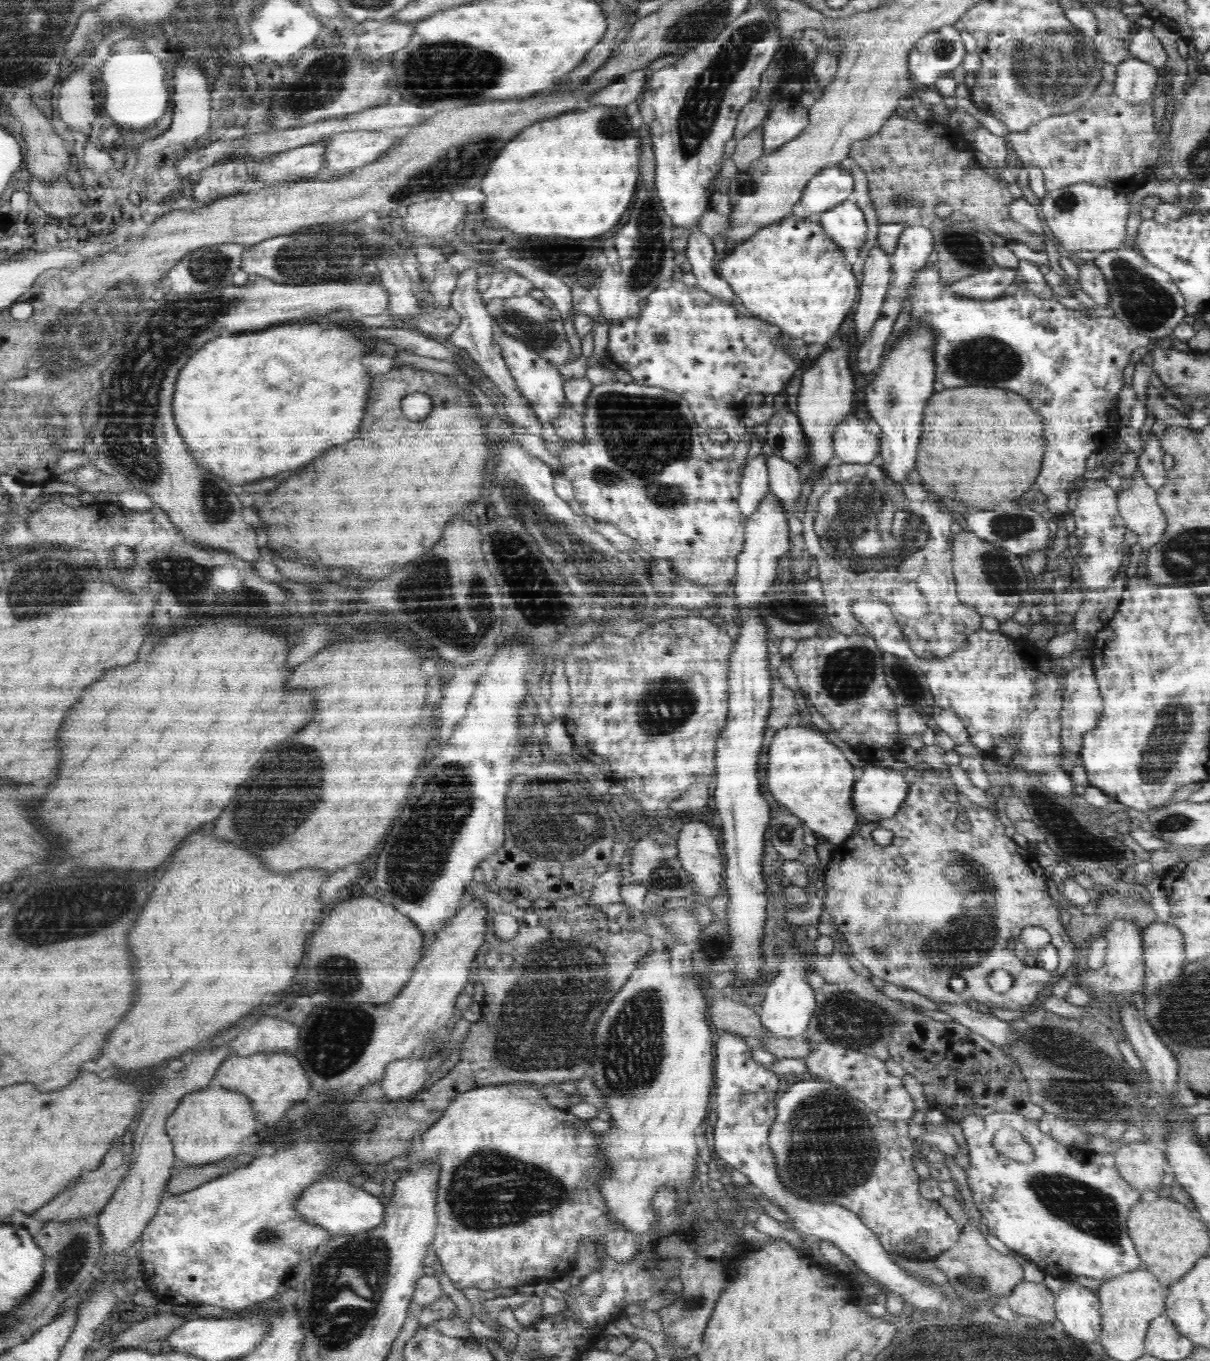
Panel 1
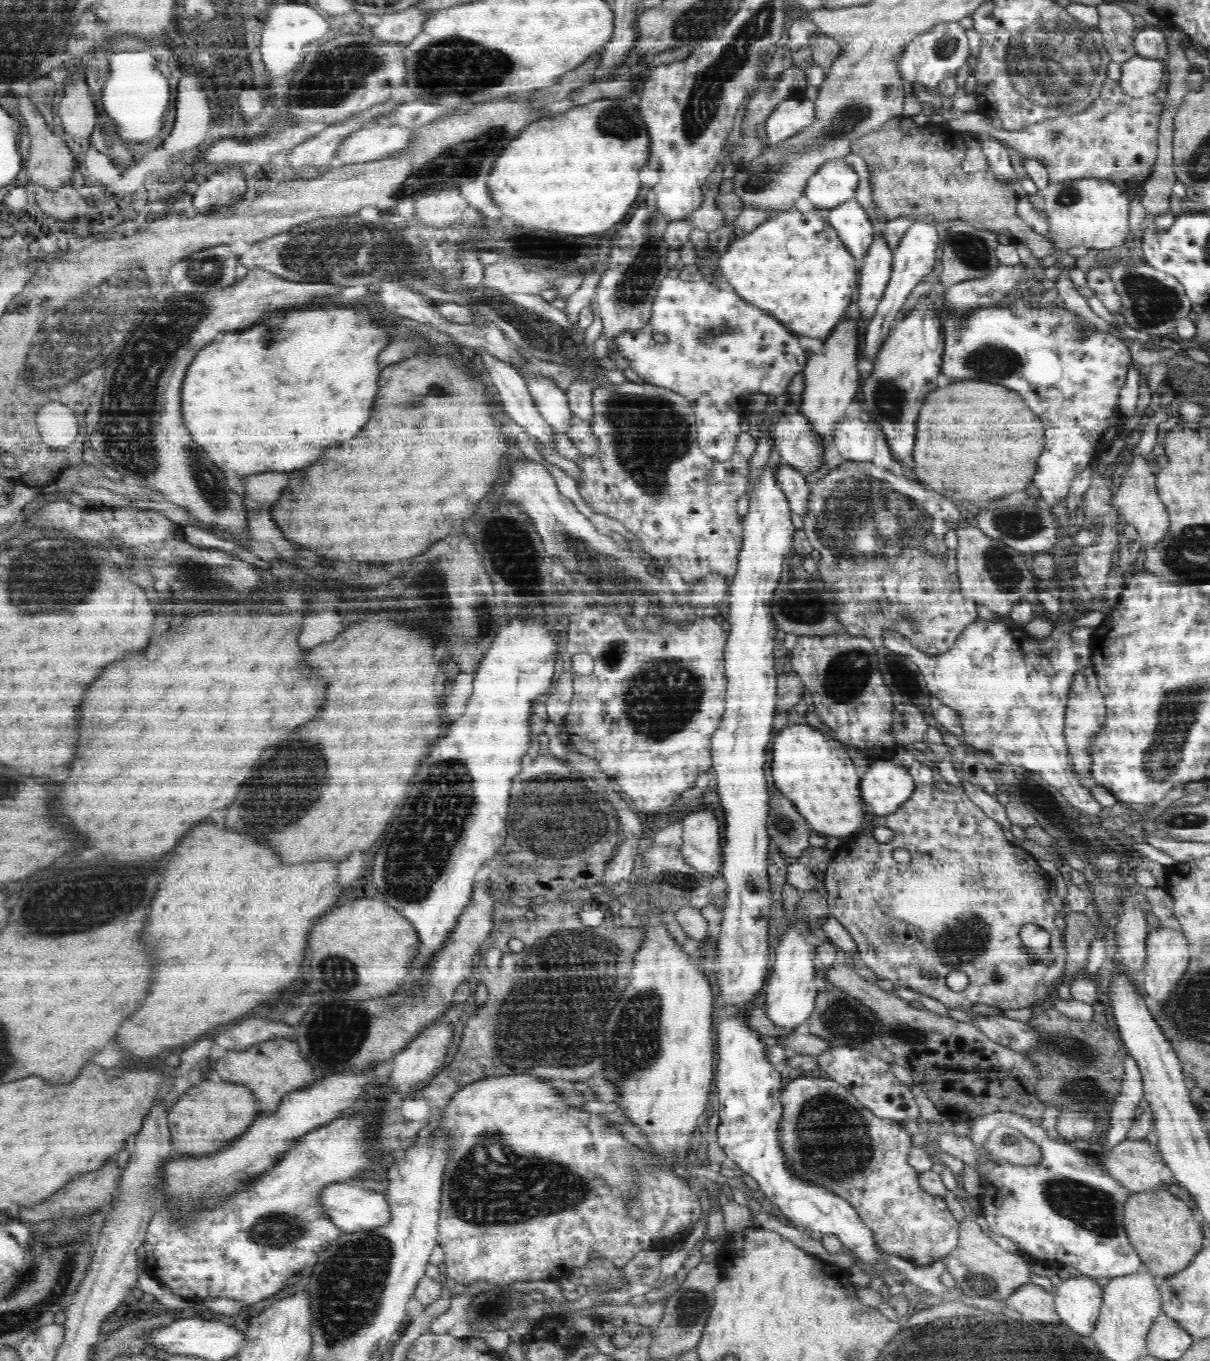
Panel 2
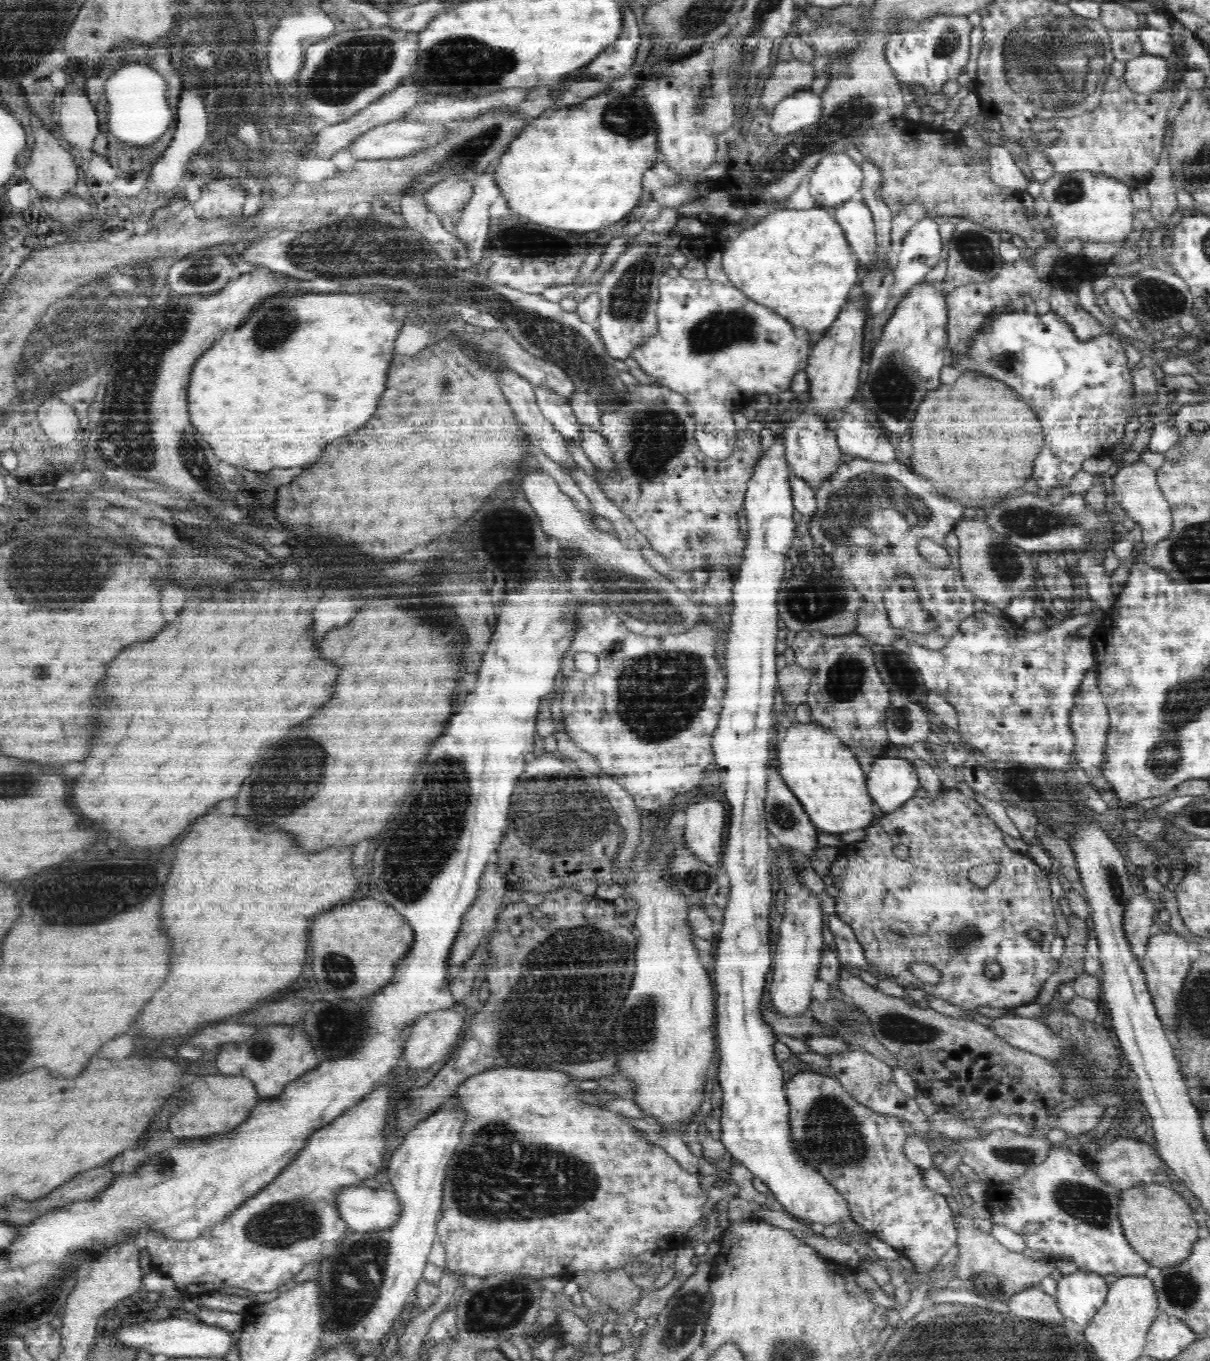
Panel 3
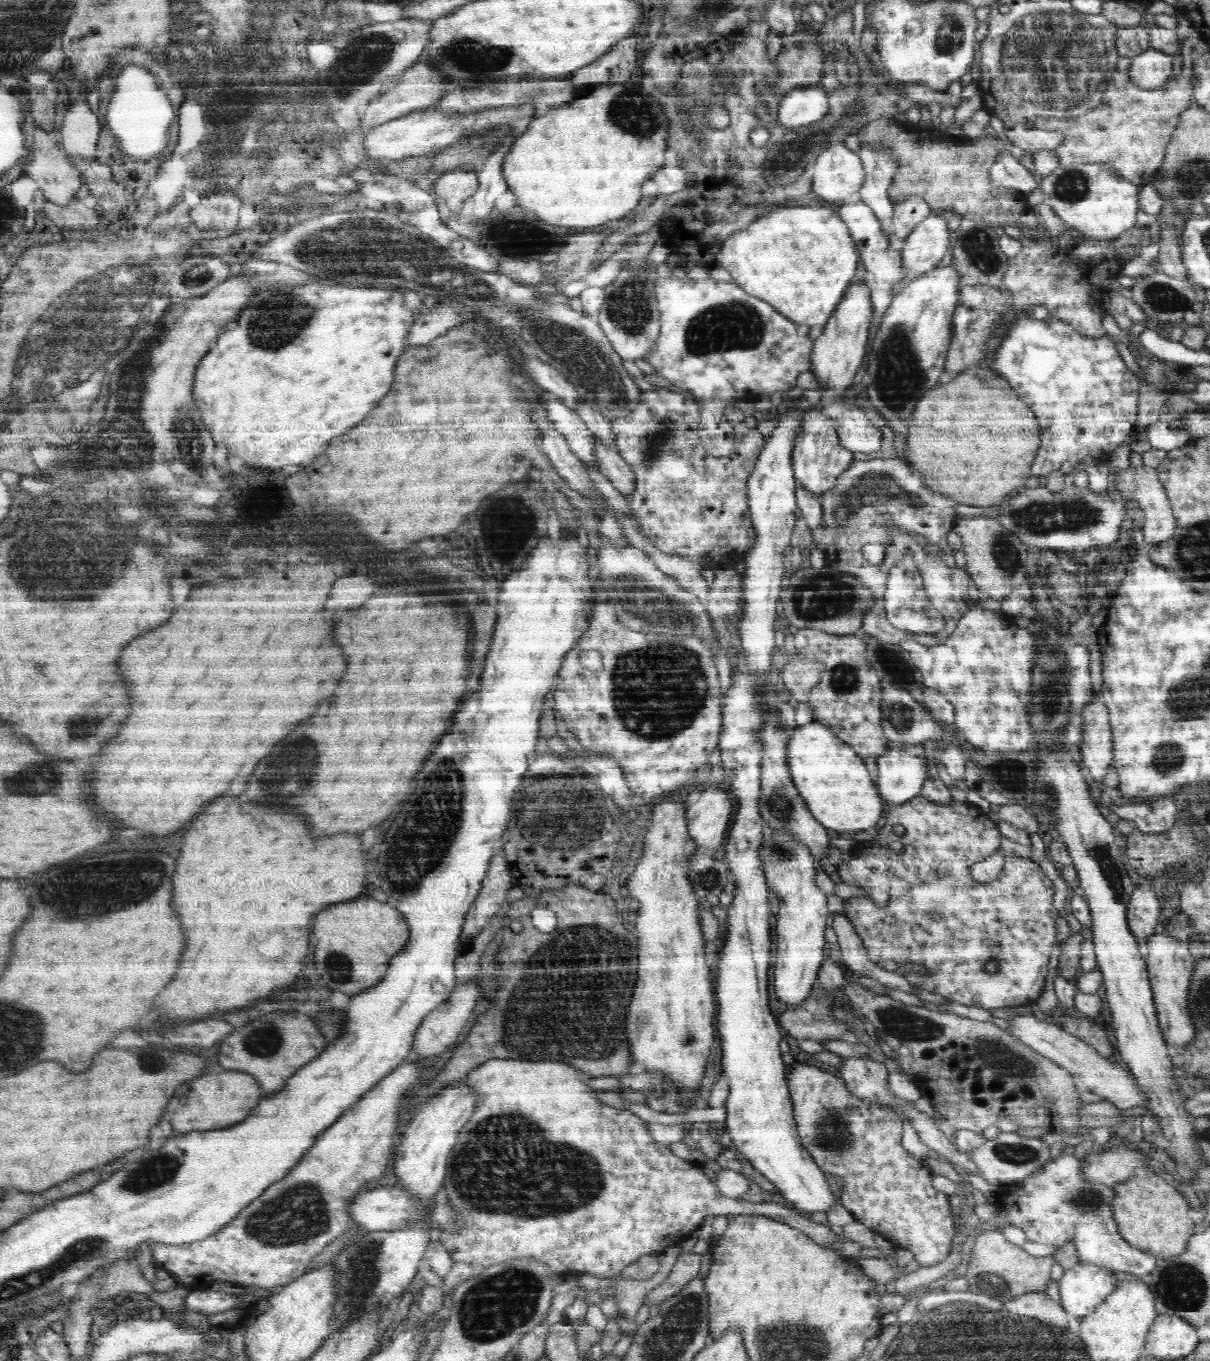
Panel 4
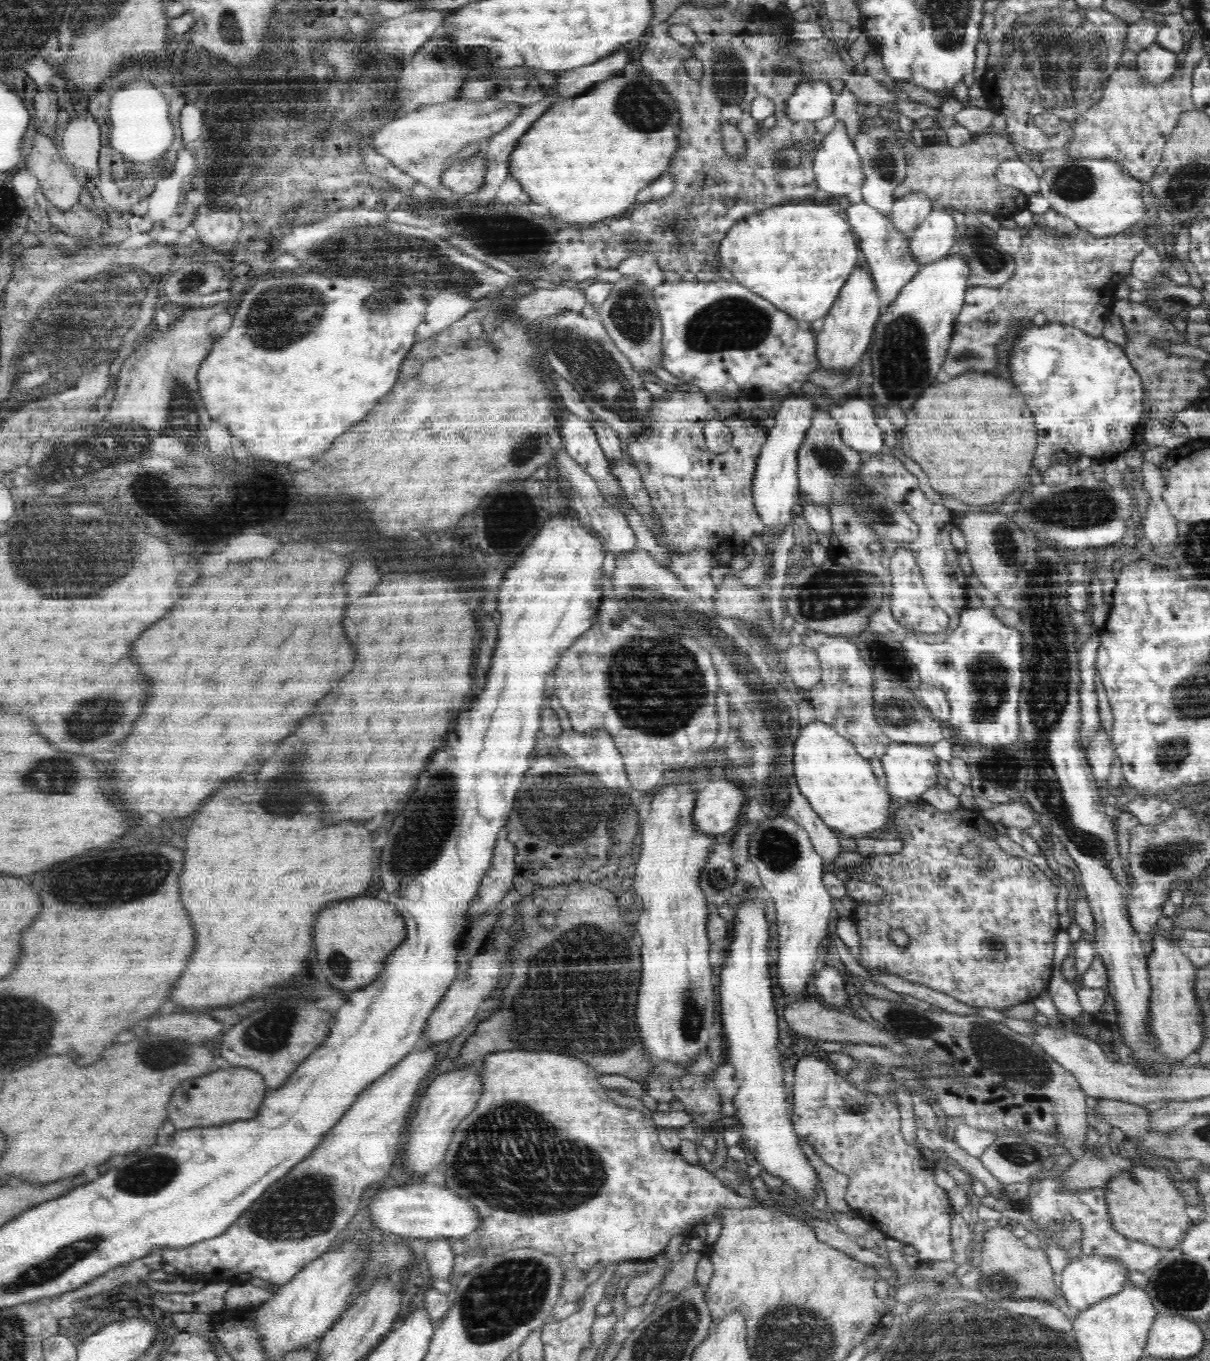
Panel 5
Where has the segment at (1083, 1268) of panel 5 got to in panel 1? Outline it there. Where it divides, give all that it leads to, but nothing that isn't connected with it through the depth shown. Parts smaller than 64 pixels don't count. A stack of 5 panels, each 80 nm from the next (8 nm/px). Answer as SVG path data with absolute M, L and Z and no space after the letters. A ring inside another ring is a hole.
M1070 1281L1055 1295L1057 1320L1072 1338L1100 1343L1100 1301L1096 1291Z

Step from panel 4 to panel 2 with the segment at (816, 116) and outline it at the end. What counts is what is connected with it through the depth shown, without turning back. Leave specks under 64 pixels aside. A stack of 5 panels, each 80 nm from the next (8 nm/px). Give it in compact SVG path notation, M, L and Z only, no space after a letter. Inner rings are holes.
M804 94L783 100L767 118L768 145L774 147L806 129L815 117L815 103Z

